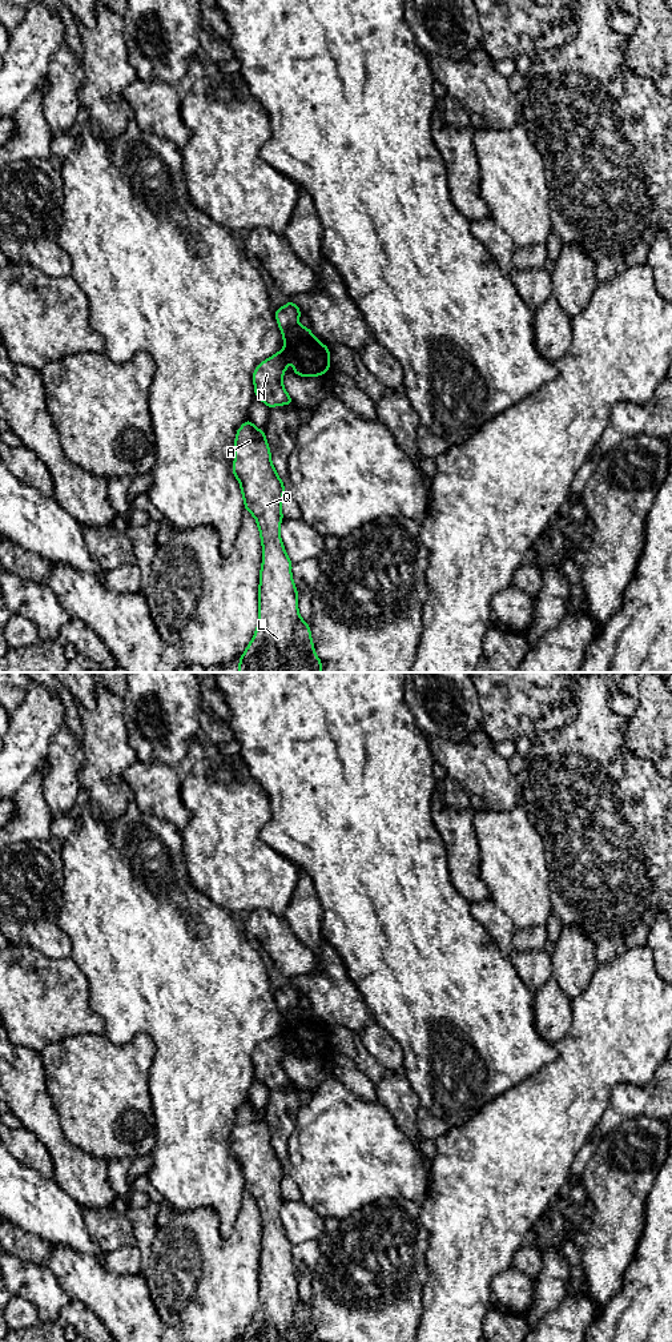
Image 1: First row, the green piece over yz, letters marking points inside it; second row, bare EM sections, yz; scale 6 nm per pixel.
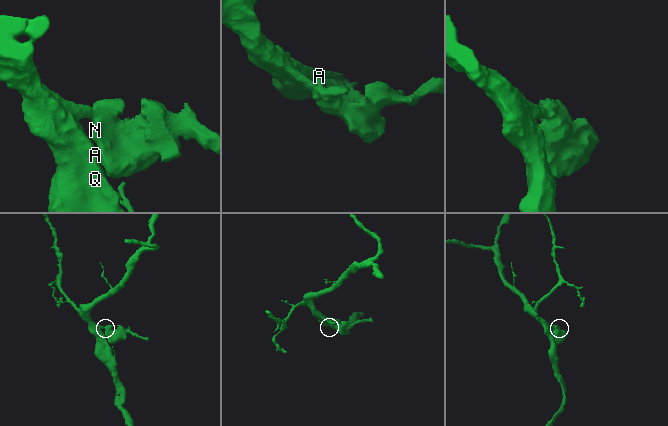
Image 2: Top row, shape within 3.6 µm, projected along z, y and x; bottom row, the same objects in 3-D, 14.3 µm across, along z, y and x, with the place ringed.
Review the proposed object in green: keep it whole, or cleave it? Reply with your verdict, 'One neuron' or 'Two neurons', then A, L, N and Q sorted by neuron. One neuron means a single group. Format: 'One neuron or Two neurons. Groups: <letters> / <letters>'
Two neurons. Groups: A L Q / N

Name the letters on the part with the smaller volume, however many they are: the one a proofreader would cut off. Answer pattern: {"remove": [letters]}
{"remove": ["N"]}

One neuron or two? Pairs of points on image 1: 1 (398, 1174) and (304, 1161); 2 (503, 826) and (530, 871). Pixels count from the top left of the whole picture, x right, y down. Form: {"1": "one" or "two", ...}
{"1": "one", "2": "one"}

